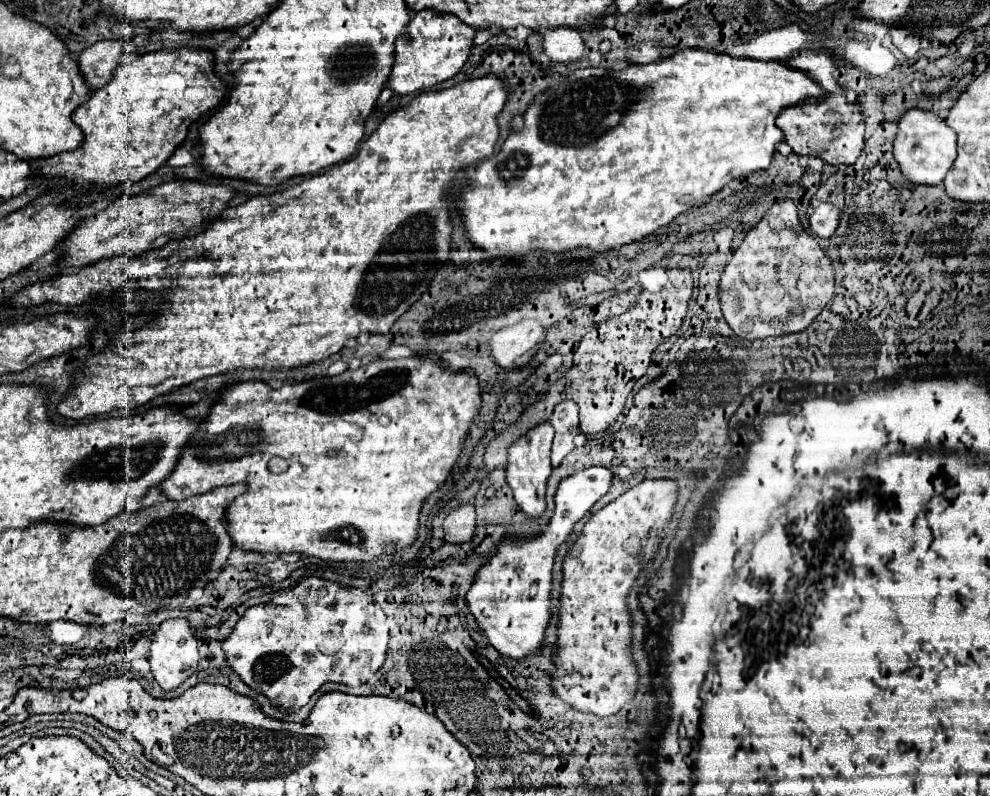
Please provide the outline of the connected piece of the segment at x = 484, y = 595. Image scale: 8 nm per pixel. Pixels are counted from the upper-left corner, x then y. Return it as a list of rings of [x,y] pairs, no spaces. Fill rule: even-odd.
[[[587,467],[559,483],[555,495],[555,513],[541,535],[531,541],[503,541],[497,553],[477,573],[467,593],[467,603],[489,643],[505,657],[527,659],[541,655],[547,625],[551,621],[553,563],[557,549],[569,539],[573,525],[609,491],[613,471],[609,467]]]

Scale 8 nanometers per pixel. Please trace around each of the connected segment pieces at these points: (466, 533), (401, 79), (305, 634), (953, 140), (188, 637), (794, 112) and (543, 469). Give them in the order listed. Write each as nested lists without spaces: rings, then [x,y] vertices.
[[[467,503],[453,509],[445,519],[443,527],[447,543],[467,543],[473,537],[475,529],[475,507]]]
[[[433,9],[415,13],[407,27],[407,35],[395,41],[395,63],[387,87],[399,95],[405,95],[429,89],[435,83],[451,79],[461,71],[463,63],[467,61],[473,47],[473,39],[475,39],[475,29],[463,25],[463,21],[459,21],[457,17],[435,13]]]
[[[307,577],[291,591],[273,597],[267,603],[253,605],[245,611],[233,633],[223,641],[223,649],[231,669],[253,689],[271,699],[273,705],[287,711],[299,711],[309,697],[327,681],[357,687],[375,675],[387,653],[389,625],[387,615],[377,605],[375,597],[365,595],[361,589],[345,587],[339,583]]]
[[[909,109],[899,119],[899,131],[893,143],[893,155],[903,175],[911,183],[941,185],[943,177],[947,175],[957,157],[957,135],[953,129],[945,125],[945,121],[939,115],[923,109]]]
[[[167,619],[161,623],[149,649],[149,663],[151,663],[151,673],[163,691],[171,691],[179,687],[189,675],[197,671],[197,665],[199,665],[197,639],[187,619]]]
[[[833,93],[823,101],[809,99],[809,113],[805,113],[807,103],[795,105],[779,113],[777,127],[785,133],[785,143],[793,147],[797,155],[819,157],[829,165],[853,165],[861,155],[865,119],[857,105],[845,101],[843,93]]]
[[[541,423],[531,429],[525,437],[515,441],[509,449],[509,463],[507,463],[507,483],[513,489],[515,503],[527,517],[541,517],[545,513],[545,491],[547,479],[551,475],[551,445],[553,445],[553,427],[551,423]]]

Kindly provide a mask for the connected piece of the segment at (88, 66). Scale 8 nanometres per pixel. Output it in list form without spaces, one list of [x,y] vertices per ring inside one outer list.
[[[99,41],[81,53],[79,67],[91,89],[101,89],[113,79],[121,55],[125,55],[125,41]]]

